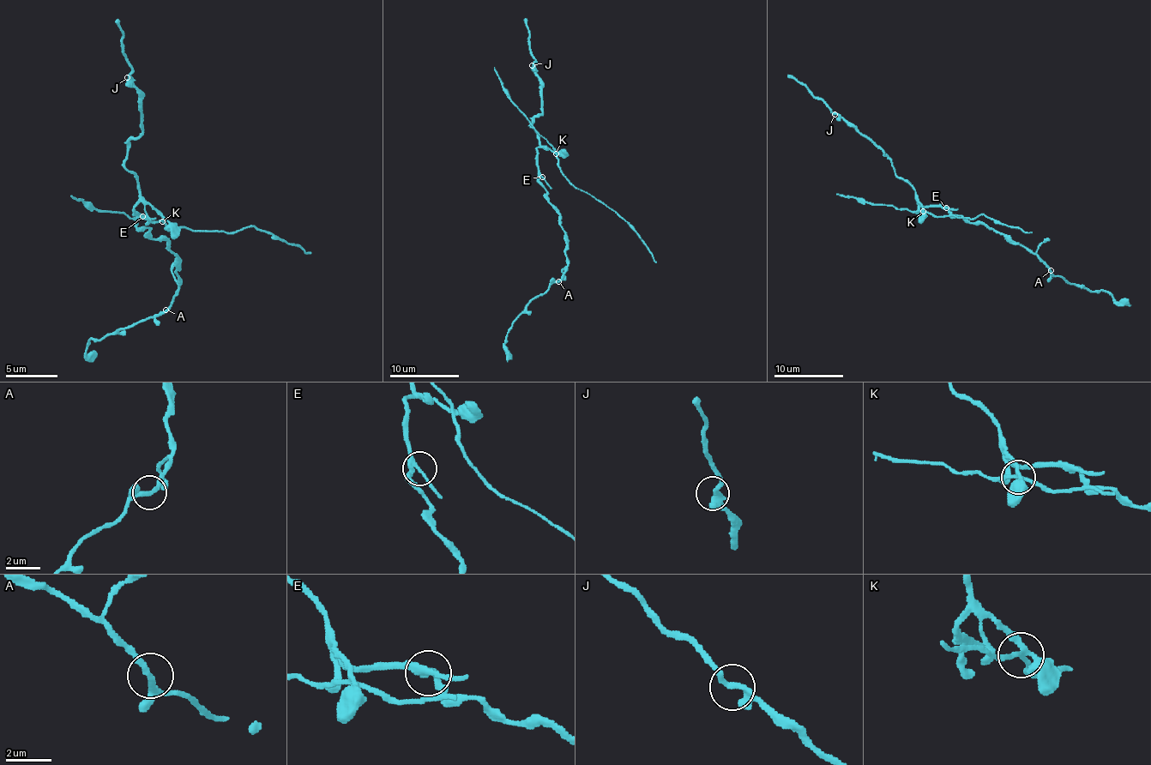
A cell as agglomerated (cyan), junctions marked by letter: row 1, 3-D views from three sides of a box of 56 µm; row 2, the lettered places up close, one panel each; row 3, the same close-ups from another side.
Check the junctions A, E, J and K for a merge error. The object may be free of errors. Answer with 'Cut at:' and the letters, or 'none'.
Cut at: K

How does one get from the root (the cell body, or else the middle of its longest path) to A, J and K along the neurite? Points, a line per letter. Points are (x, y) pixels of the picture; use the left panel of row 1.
A: (142, 226), (147, 226), (147, 231), (155, 239), (165, 239), (168, 247), (176, 255), (178, 294), (165, 310)
J: (142, 226), (137, 224), (135, 213), (137, 177), (124, 165), (127, 144), (142, 131), (142, 95), (127, 77)
K: (142, 226), (137, 224), (135, 213), (135, 208), (140, 203), (147, 203), (163, 221)

